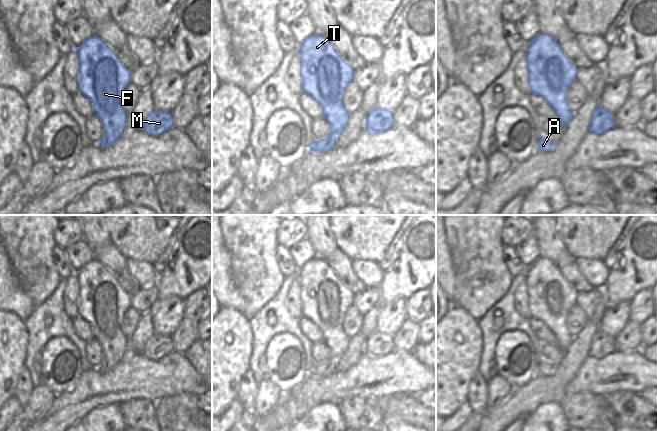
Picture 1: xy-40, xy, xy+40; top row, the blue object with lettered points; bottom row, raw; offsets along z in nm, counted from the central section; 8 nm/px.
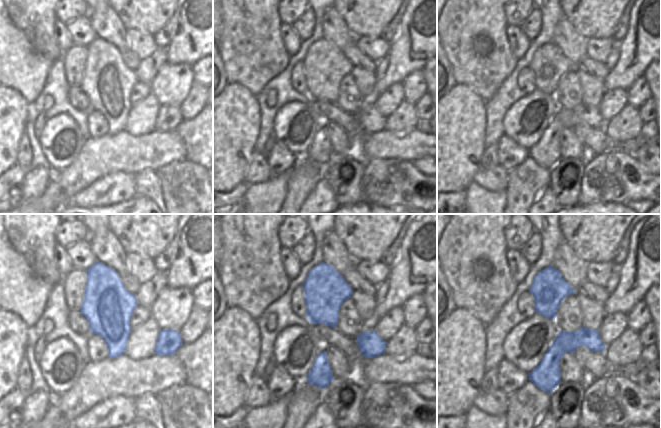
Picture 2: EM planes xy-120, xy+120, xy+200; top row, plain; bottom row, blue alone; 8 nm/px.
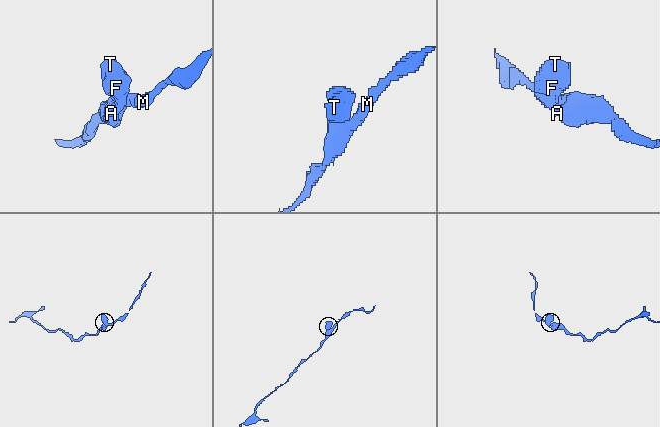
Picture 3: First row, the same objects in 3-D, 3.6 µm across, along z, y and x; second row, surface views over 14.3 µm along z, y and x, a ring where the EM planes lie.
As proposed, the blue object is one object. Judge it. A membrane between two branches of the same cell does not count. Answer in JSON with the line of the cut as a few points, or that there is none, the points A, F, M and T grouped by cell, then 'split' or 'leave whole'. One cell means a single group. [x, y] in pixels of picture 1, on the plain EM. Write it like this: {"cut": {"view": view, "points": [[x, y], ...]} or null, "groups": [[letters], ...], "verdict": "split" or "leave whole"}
{"cut": null, "groups": [["A", "F", "M", "T"]], "verdict": "leave whole"}

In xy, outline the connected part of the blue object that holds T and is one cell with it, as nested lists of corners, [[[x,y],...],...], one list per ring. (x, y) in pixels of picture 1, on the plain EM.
[[[315,257],[306,263],[298,272],[300,280],[300,300],[302,302],[302,317],[309,319],[321,332],[323,342],[330,350],[330,358],[319,365],[310,368],[310,375],[327,377],[333,374],[336,366],[348,348],[350,338],[344,332],[342,324],[349,307],[353,305],[354,294],[344,286],[336,276],[326,259]]]

